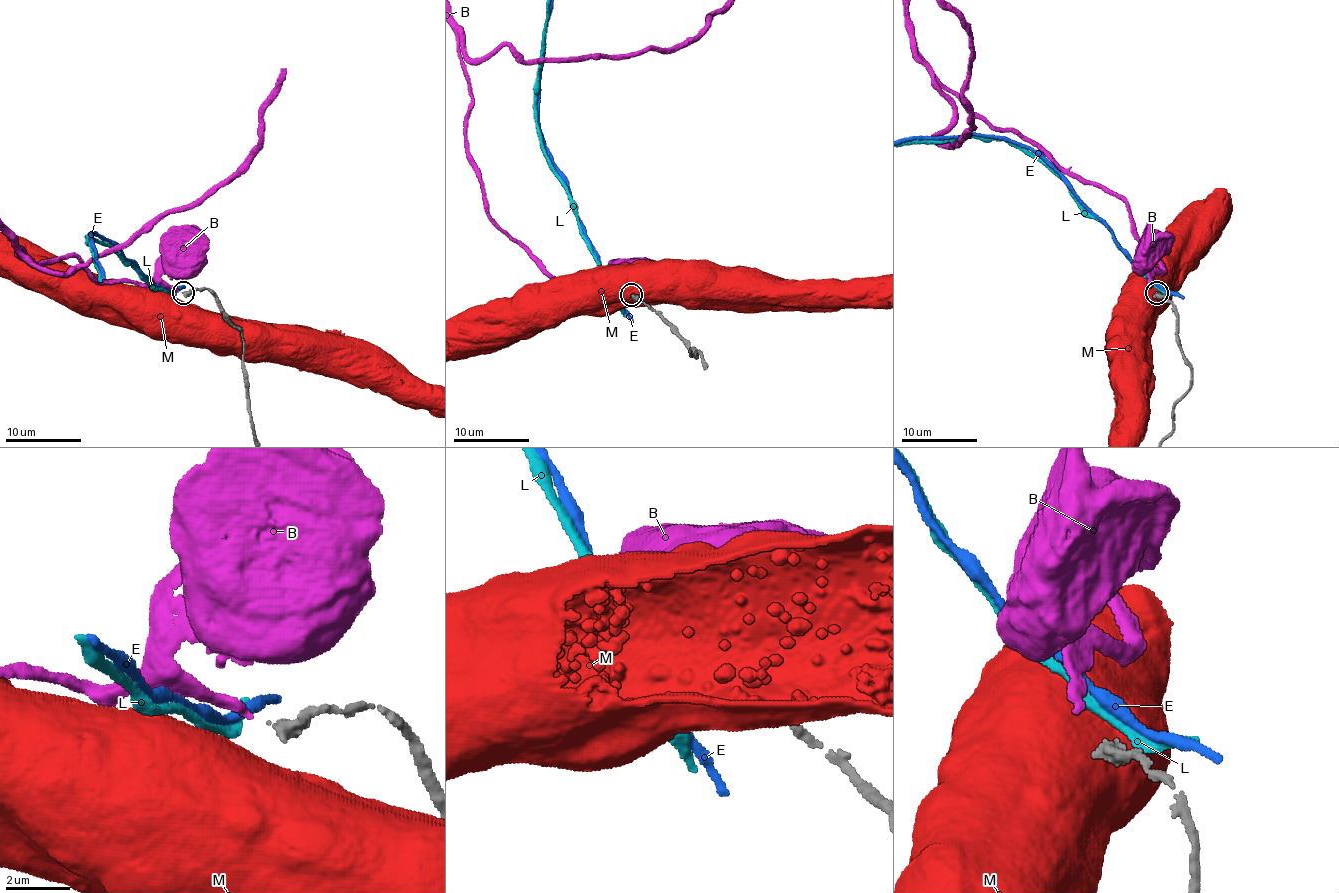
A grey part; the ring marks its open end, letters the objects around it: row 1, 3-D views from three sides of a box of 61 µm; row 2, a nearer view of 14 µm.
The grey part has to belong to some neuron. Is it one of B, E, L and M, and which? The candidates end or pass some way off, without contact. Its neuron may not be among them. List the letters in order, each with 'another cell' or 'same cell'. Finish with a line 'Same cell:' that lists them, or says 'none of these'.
B: another cell
E: another cell
L: another cell
M: another cell
Same cell: none of these

